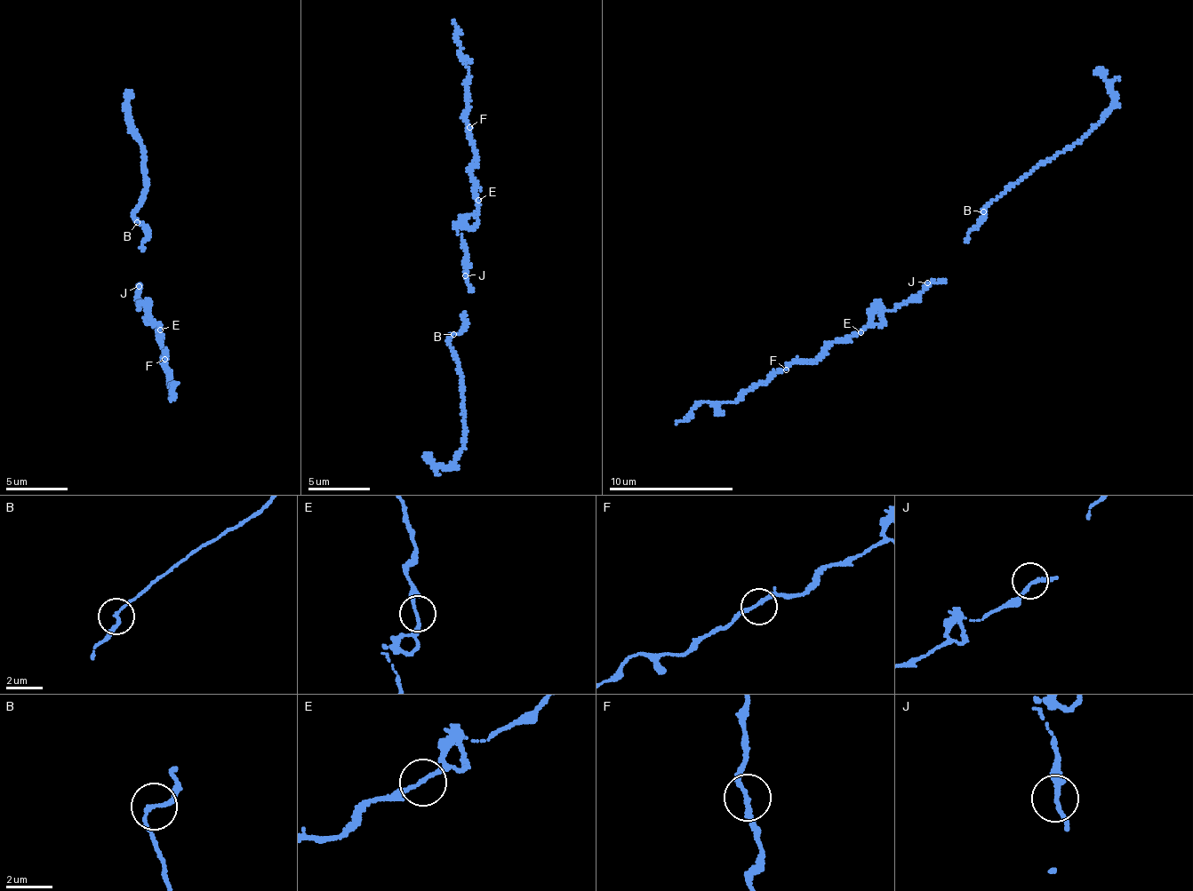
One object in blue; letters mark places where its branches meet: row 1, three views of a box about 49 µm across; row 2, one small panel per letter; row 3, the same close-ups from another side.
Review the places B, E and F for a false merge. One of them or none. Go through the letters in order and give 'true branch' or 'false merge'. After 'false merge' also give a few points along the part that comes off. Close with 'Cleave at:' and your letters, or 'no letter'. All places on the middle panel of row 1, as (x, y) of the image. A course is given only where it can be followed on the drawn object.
B: true branch
E: true branch
F: true branch
Cleave at: no letter

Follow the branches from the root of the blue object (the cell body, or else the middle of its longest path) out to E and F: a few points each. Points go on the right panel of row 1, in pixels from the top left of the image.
E: (927, 286), (914, 298), (904, 301), (891, 311), (877, 306), (868, 327), (861, 332)
F: (927, 286), (891, 311), (877, 306), (871, 323), (837, 338), (814, 360), (802, 360), (786, 369)

